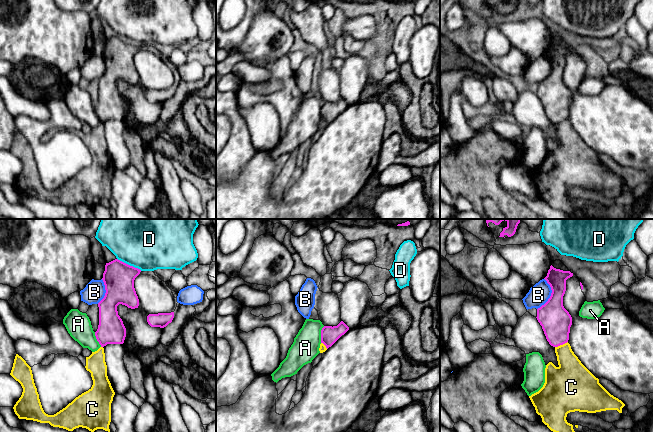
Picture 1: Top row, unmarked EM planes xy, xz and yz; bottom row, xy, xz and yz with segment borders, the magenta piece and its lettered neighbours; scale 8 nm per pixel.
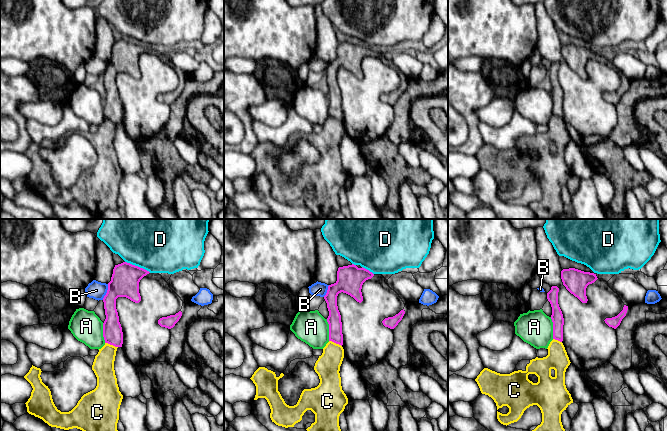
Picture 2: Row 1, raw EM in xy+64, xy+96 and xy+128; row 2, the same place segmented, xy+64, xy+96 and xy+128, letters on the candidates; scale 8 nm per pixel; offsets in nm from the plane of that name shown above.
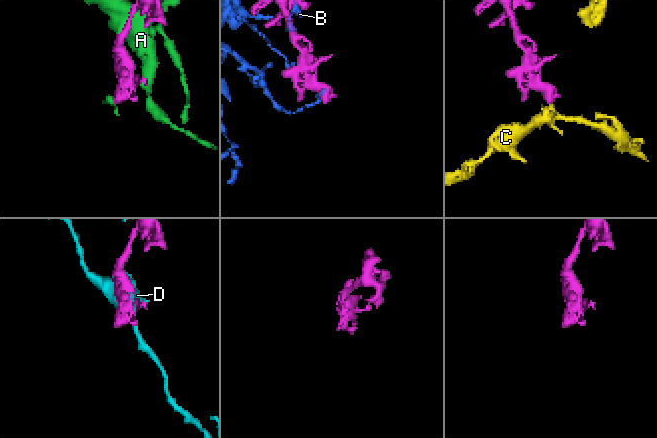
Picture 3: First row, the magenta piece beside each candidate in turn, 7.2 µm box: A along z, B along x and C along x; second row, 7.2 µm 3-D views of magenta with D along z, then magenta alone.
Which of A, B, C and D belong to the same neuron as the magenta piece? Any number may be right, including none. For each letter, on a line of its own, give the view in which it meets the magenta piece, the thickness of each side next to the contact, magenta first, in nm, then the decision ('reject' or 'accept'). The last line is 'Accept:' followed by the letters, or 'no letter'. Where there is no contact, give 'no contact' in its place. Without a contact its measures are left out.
A: xz | 140/220 nm | reject
B: yz | 240/170 nm | reject
C: yz | 240/240 nm | reject
D: xy | 260/380 nm | reject
Accept: no letter

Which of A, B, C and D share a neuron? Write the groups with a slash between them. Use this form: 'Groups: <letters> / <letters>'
Groups: A / B / C / D

